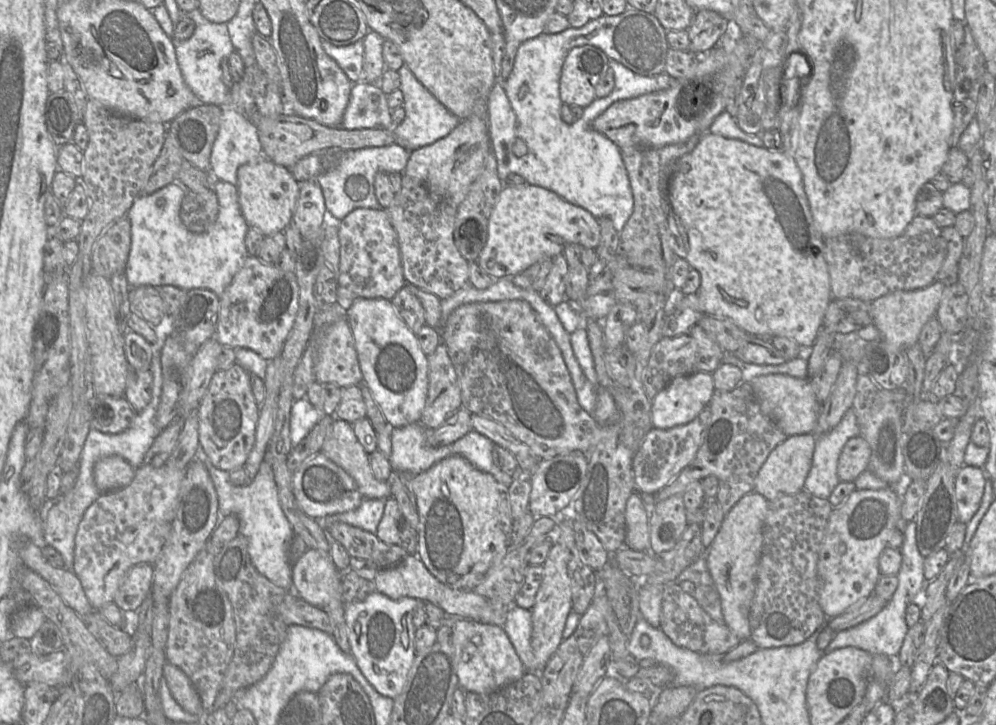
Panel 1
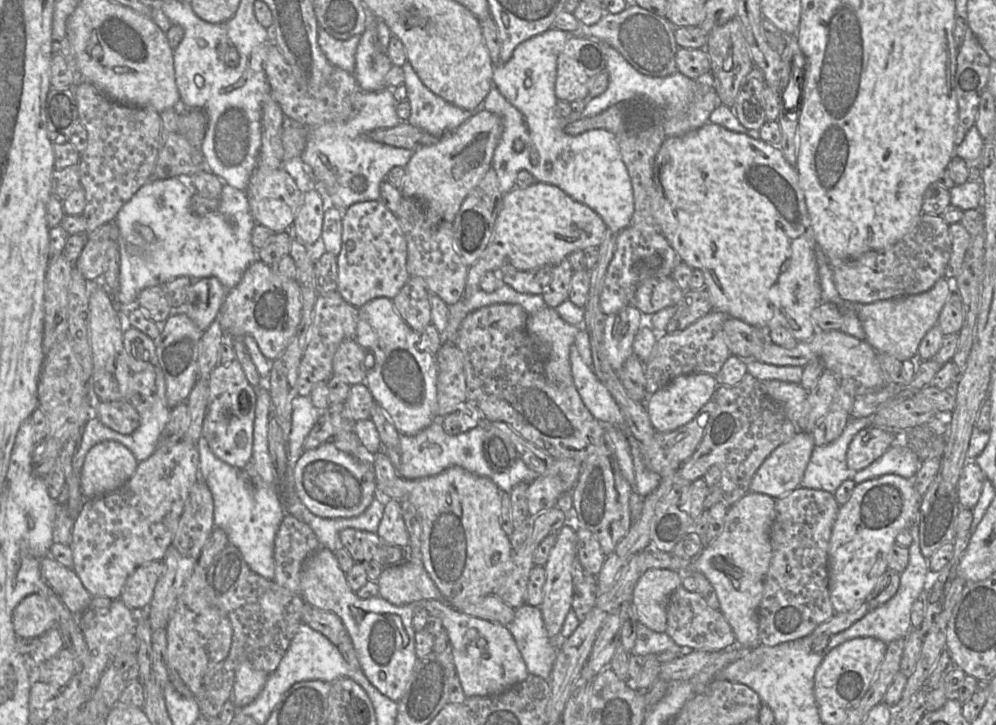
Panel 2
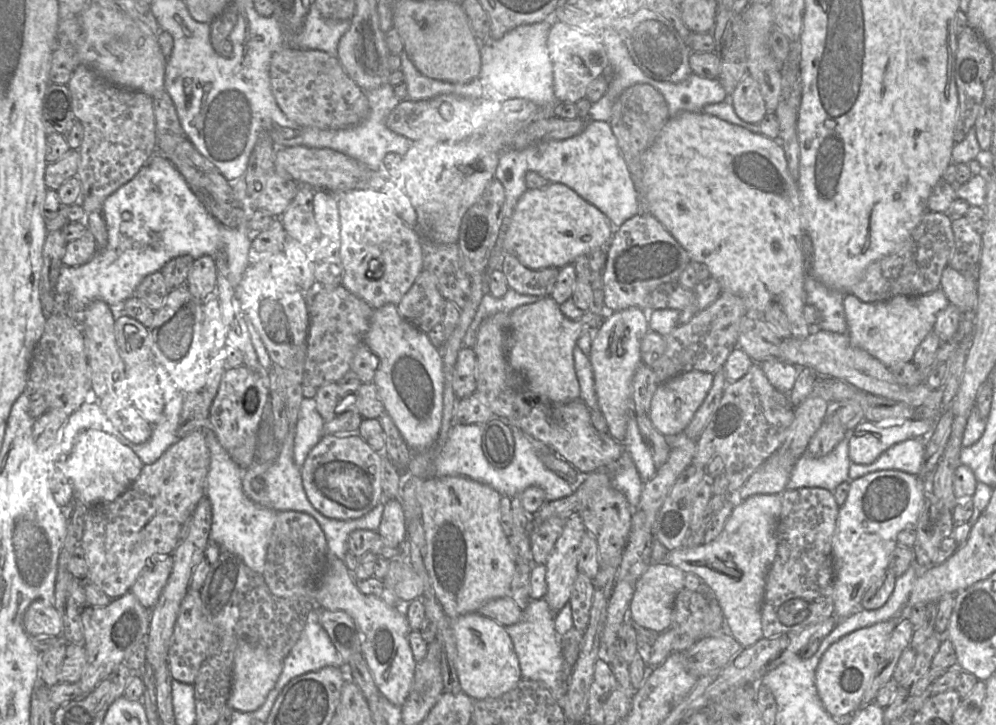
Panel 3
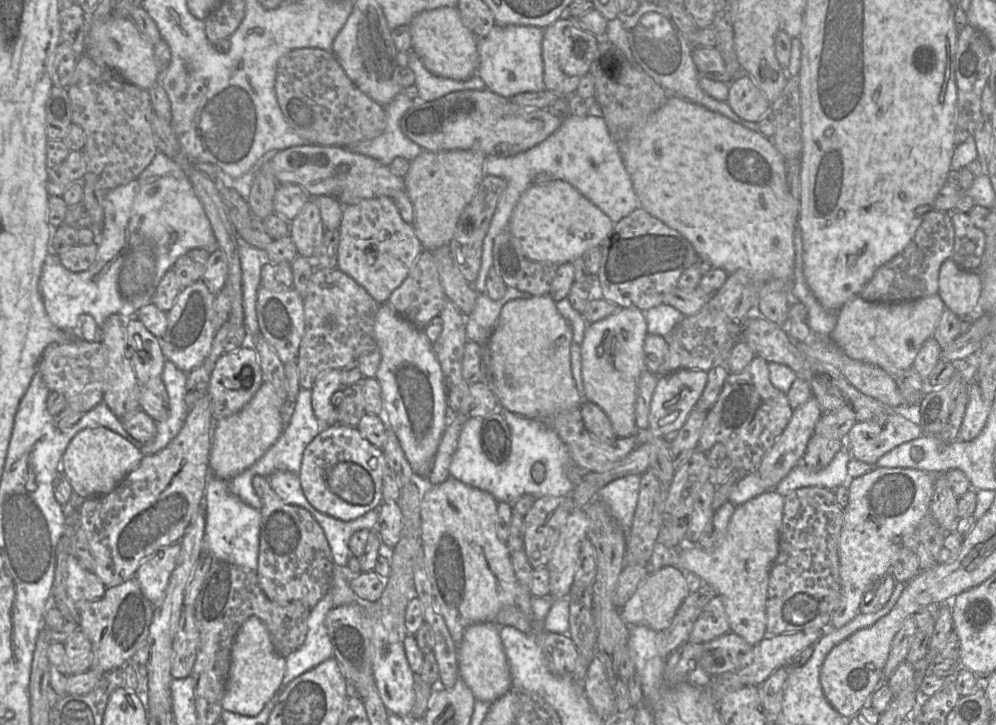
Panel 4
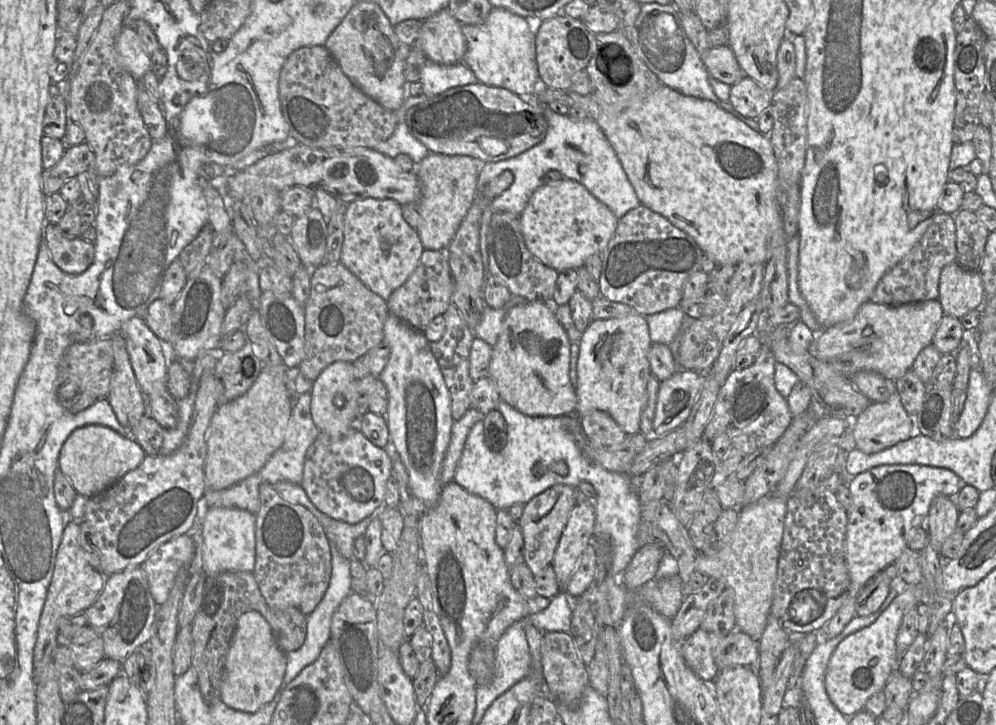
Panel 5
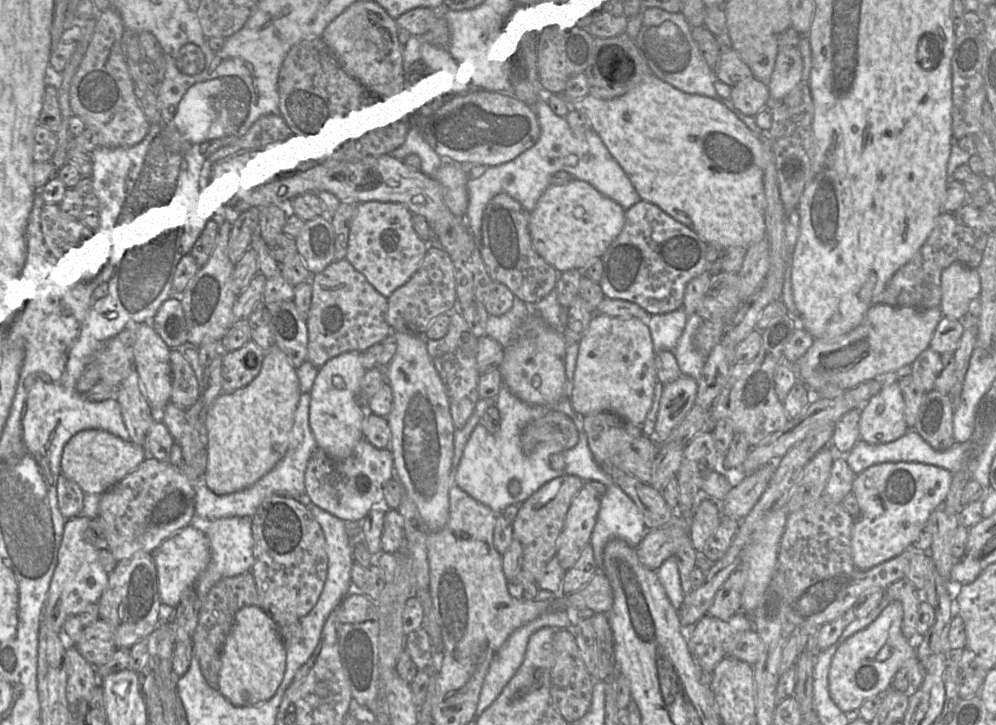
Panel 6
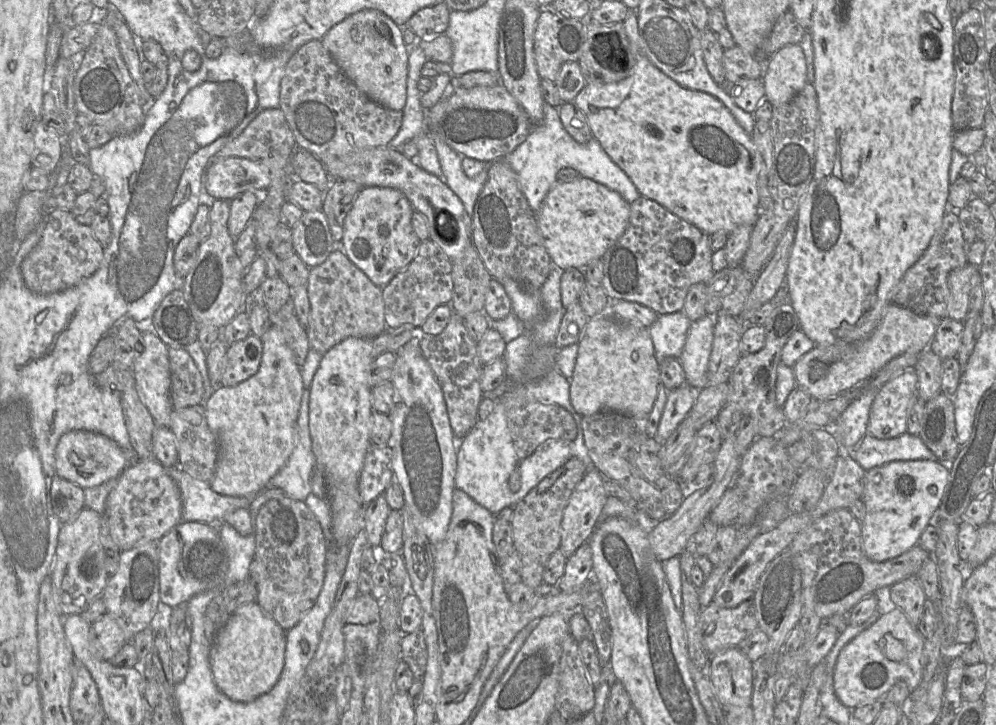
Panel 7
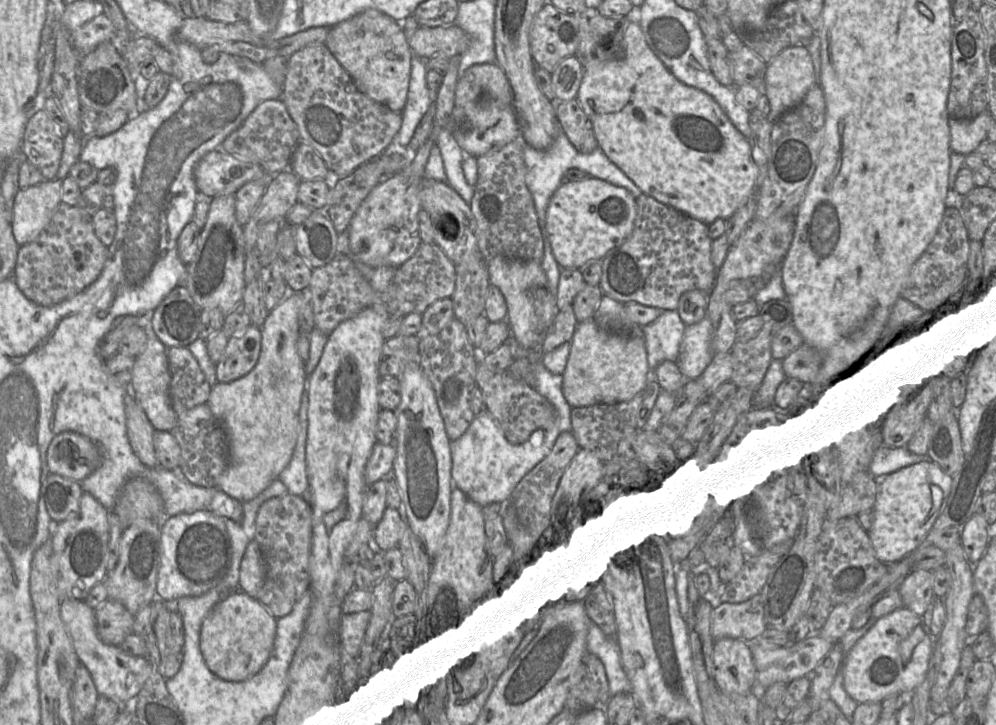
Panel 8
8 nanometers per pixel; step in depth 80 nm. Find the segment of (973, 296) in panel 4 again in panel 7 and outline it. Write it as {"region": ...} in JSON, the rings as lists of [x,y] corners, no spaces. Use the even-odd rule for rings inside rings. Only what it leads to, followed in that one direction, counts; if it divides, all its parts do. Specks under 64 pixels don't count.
{"region":[[[967,263],[965,266],[952,270],[948,275],[949,300],[947,316],[963,322],[969,312],[969,293],[971,279],[978,275],[979,267]]]}

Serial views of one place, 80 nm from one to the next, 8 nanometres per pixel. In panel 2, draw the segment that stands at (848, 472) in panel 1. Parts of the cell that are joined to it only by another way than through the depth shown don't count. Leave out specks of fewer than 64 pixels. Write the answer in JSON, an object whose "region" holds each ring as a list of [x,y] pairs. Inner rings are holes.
{"region":[[[871,425],[859,430],[848,446],[846,454],[848,468],[851,471],[866,468],[896,442],[896,434],[888,428]]]}

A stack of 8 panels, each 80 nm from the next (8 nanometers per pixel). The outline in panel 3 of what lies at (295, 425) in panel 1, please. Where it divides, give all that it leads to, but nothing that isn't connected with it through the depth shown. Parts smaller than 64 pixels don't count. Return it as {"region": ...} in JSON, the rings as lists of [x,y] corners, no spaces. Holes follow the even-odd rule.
{"region":[[[303,396],[293,440],[293,460],[298,468],[323,434],[323,418],[316,409],[315,399]]]}

